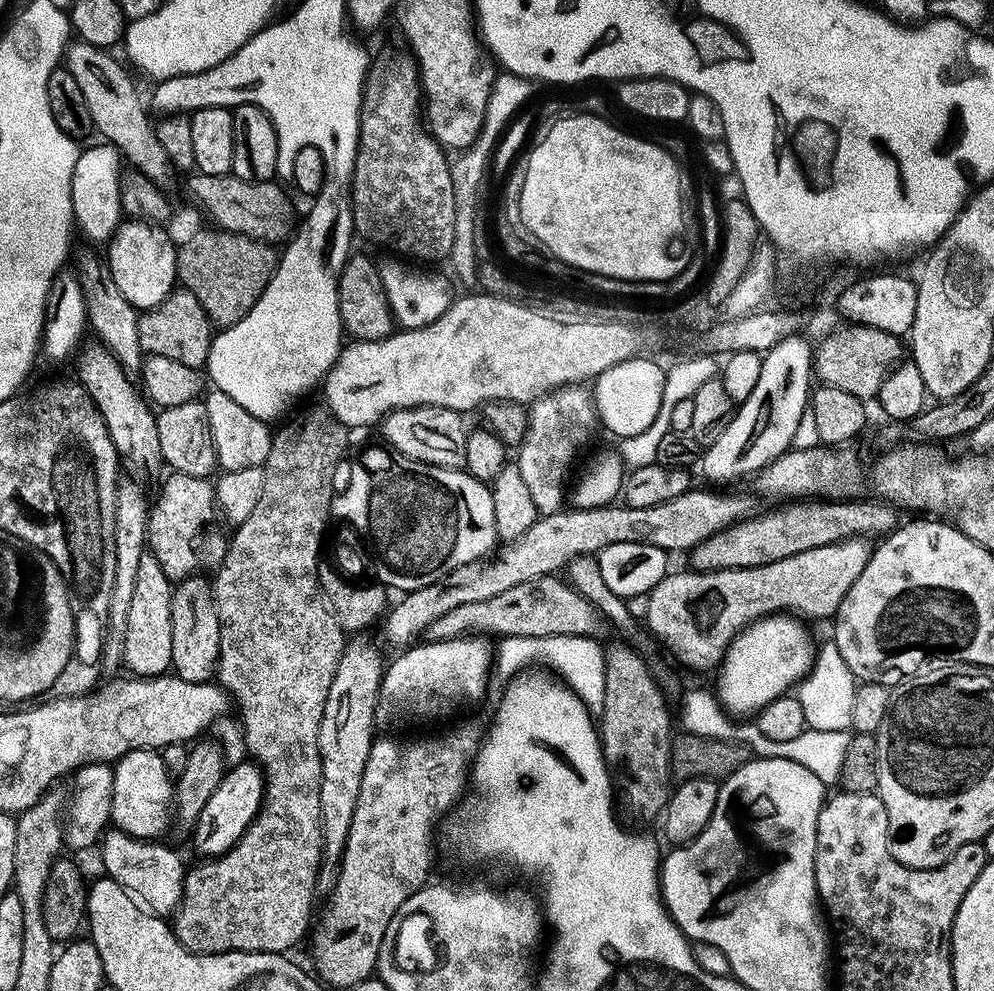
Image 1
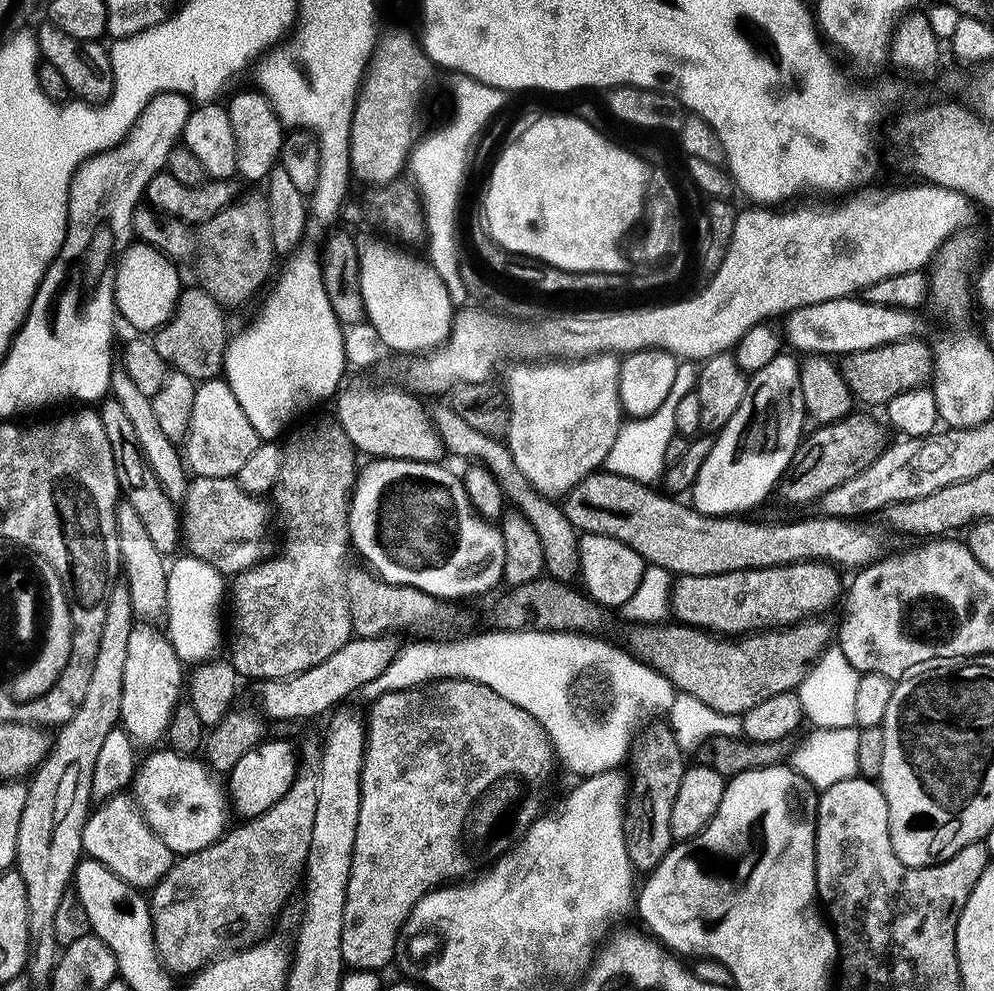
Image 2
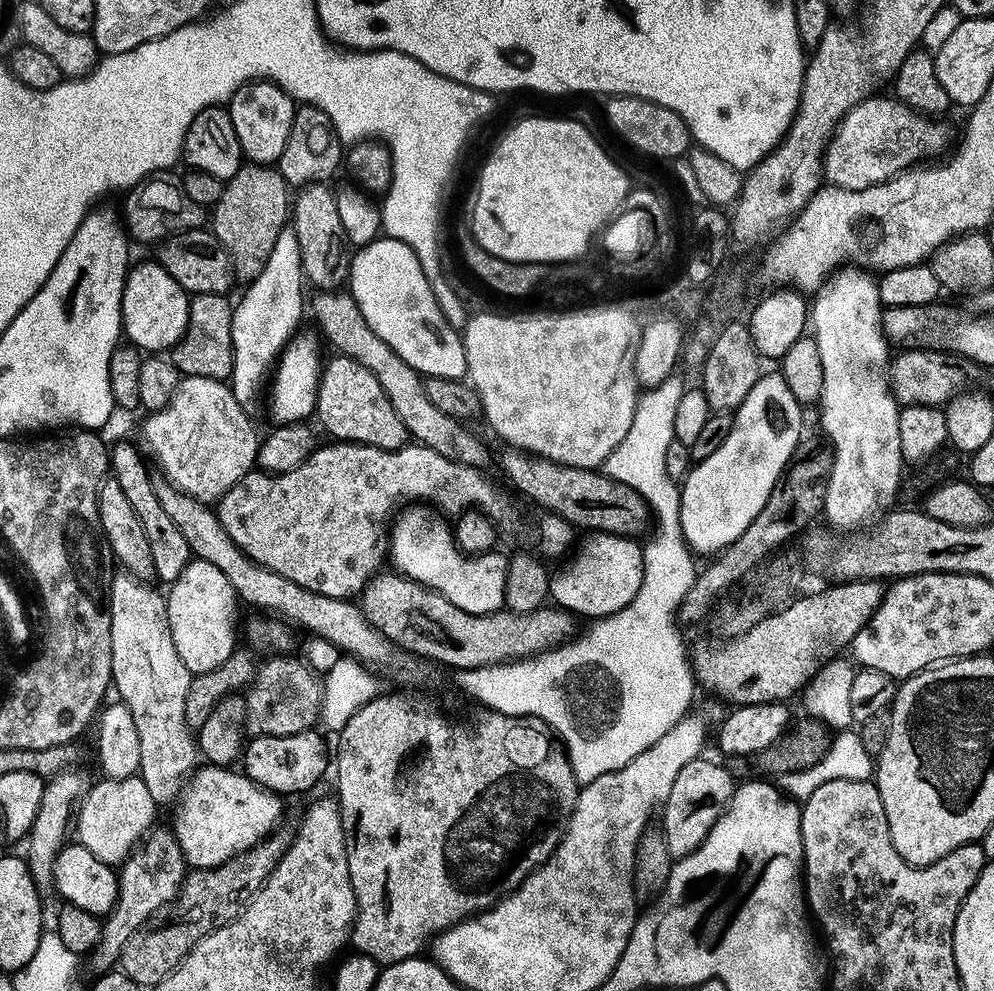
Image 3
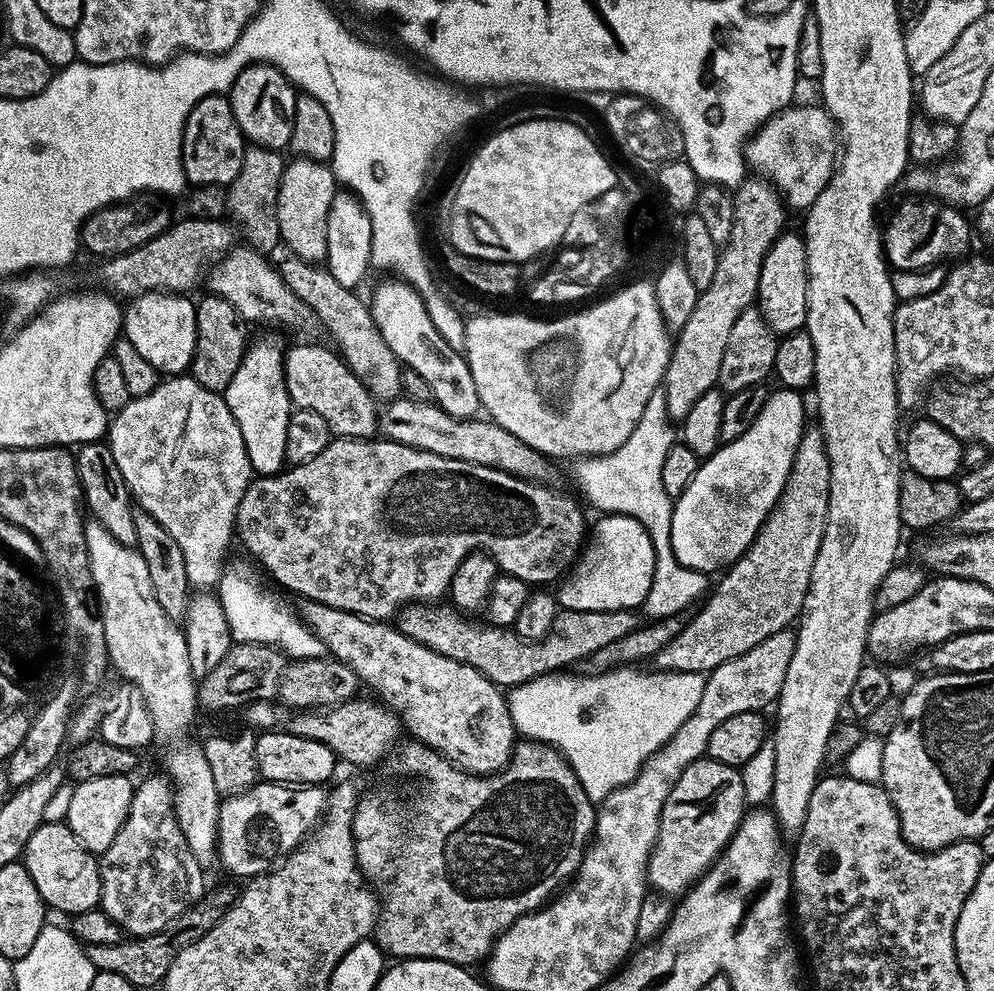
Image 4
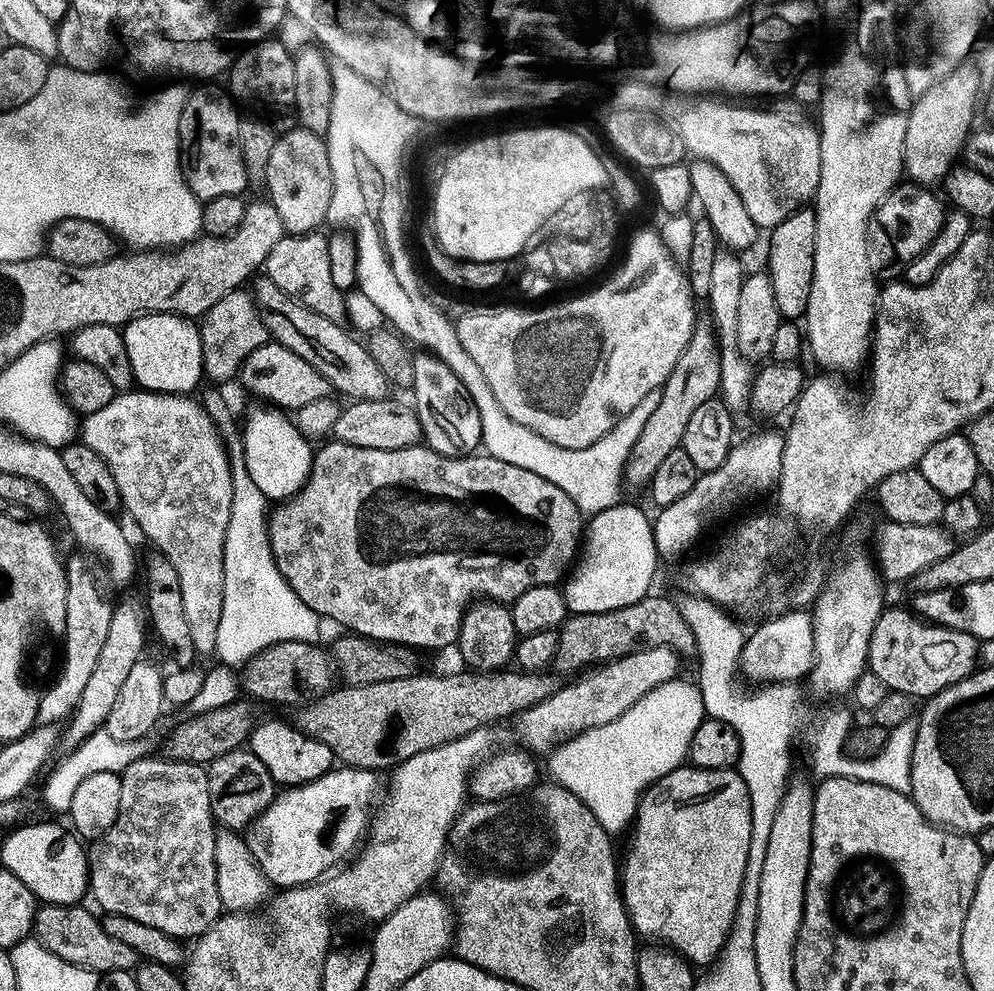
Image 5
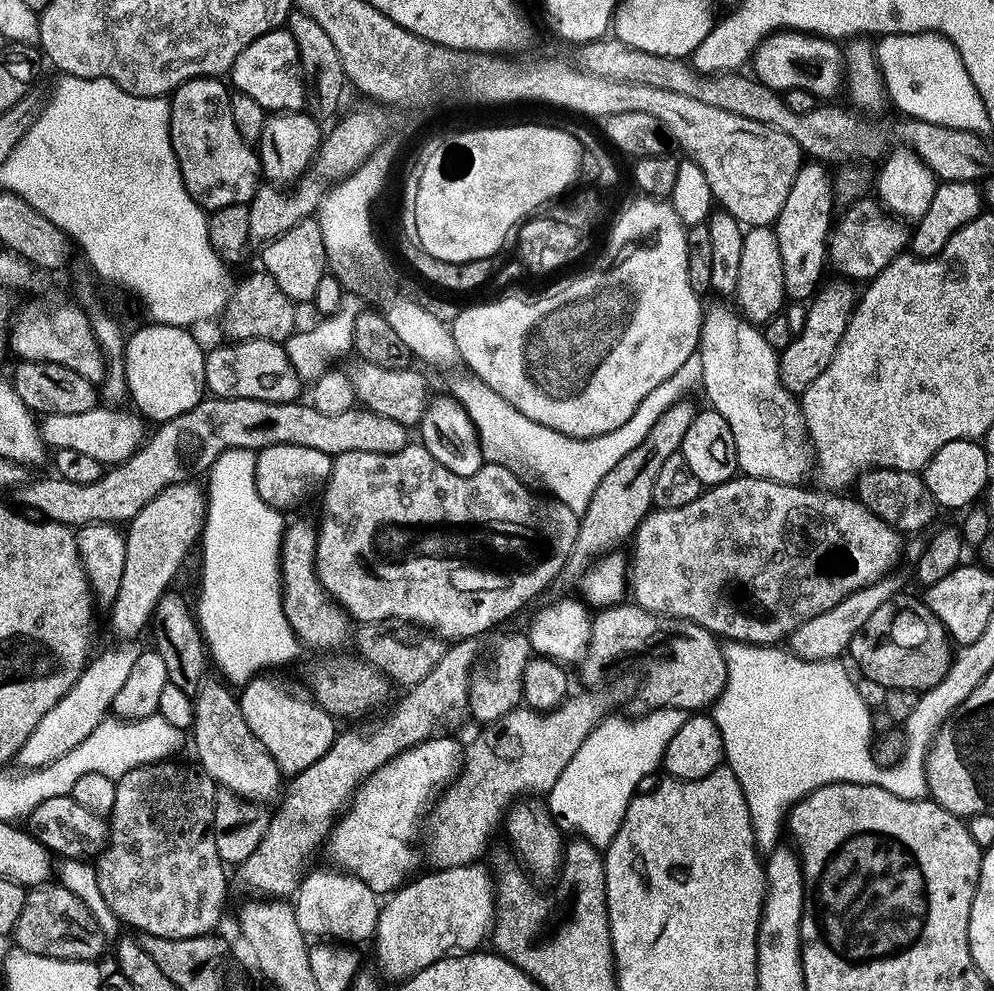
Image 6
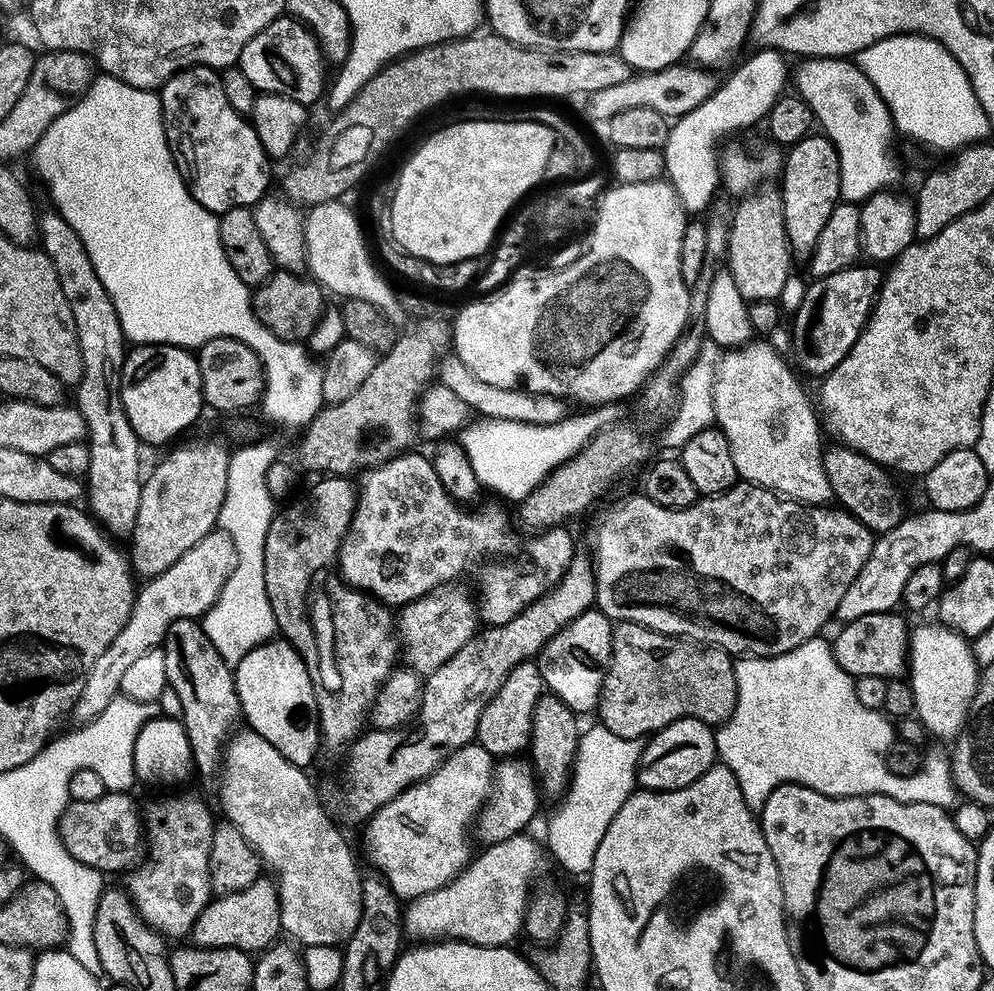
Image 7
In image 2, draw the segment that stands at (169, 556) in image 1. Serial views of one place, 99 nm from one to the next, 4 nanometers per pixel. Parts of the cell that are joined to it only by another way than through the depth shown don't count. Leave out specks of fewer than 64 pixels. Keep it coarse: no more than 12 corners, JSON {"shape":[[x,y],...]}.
{"shape":[[197,476],[182,544],[232,578],[265,559],[268,512],[230,476]]}

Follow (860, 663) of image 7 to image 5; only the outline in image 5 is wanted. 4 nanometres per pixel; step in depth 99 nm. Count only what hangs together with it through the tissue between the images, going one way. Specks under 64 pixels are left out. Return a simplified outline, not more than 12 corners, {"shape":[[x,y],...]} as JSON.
{"shape":[[911,607],[867,633],[867,671],[927,698],[978,667],[978,641]]}

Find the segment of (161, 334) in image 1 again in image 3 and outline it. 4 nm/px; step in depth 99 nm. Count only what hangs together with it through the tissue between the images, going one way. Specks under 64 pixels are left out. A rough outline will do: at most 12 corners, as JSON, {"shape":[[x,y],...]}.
{"shape":[[195,294],[171,349],[181,377],[232,374],[233,301]]}

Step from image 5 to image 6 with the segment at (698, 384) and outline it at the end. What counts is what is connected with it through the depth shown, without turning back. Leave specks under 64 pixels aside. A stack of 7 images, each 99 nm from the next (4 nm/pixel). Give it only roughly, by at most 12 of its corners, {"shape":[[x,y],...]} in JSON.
{"shape":[[681,398],[602,478],[562,580],[583,581],[653,511],[697,405]]}

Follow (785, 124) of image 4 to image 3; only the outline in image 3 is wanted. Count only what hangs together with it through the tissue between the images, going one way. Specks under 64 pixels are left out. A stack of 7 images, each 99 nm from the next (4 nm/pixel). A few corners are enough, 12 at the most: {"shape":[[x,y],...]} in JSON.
{"shape":[[891,95],[847,112],[824,150],[831,187],[866,190],[931,161],[940,120]]}

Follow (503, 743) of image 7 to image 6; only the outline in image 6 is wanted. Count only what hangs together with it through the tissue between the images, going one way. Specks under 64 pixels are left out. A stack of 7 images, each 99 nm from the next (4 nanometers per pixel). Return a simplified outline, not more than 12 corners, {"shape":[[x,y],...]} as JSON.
{"shape":[[523,631],[500,640],[468,683],[468,712],[491,726],[521,707],[534,655]]}

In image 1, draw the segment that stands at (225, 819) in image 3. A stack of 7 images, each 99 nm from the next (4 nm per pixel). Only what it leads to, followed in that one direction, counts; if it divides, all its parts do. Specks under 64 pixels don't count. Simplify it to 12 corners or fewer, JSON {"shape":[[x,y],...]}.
{"shape":[[159,751],[115,761],[111,823],[160,838],[174,816],[174,780]]}

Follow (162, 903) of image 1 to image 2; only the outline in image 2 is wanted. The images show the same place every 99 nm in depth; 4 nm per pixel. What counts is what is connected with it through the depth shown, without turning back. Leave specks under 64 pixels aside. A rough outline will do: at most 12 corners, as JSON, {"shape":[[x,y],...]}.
{"shape":[[135,799],[91,809],[84,852],[137,890],[155,888],[174,853]]}

